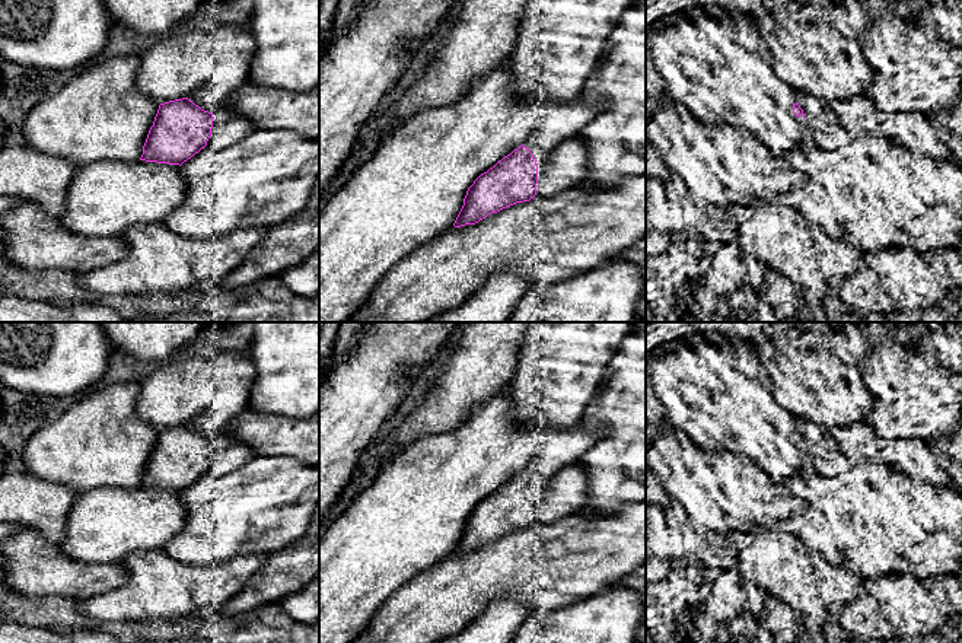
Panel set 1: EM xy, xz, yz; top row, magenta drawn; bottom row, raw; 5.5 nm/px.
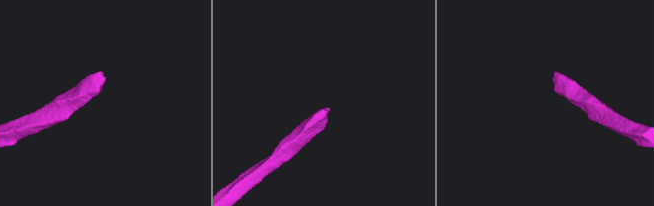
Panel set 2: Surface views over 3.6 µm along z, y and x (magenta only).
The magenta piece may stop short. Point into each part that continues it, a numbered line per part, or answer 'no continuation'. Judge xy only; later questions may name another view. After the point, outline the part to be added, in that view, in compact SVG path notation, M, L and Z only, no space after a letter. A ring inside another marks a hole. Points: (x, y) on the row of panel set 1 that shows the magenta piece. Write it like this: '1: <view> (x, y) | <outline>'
1: xy (228, 129) | M217 109L213 114L211 136L207 141L210 149L223 149L252 134L257 128L227 109Z

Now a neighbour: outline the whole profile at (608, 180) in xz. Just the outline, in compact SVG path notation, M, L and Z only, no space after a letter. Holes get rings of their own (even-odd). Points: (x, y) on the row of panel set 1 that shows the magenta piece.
M646 0L633 3L621 15L580 99L601 104L602 111L576 136L589 147L589 172L579 185L612 188L621 178L646 175Z

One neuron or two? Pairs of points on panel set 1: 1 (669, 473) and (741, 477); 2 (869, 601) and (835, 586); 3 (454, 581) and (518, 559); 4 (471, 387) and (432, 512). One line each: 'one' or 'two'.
1: one
2: two
3: one
4: two

